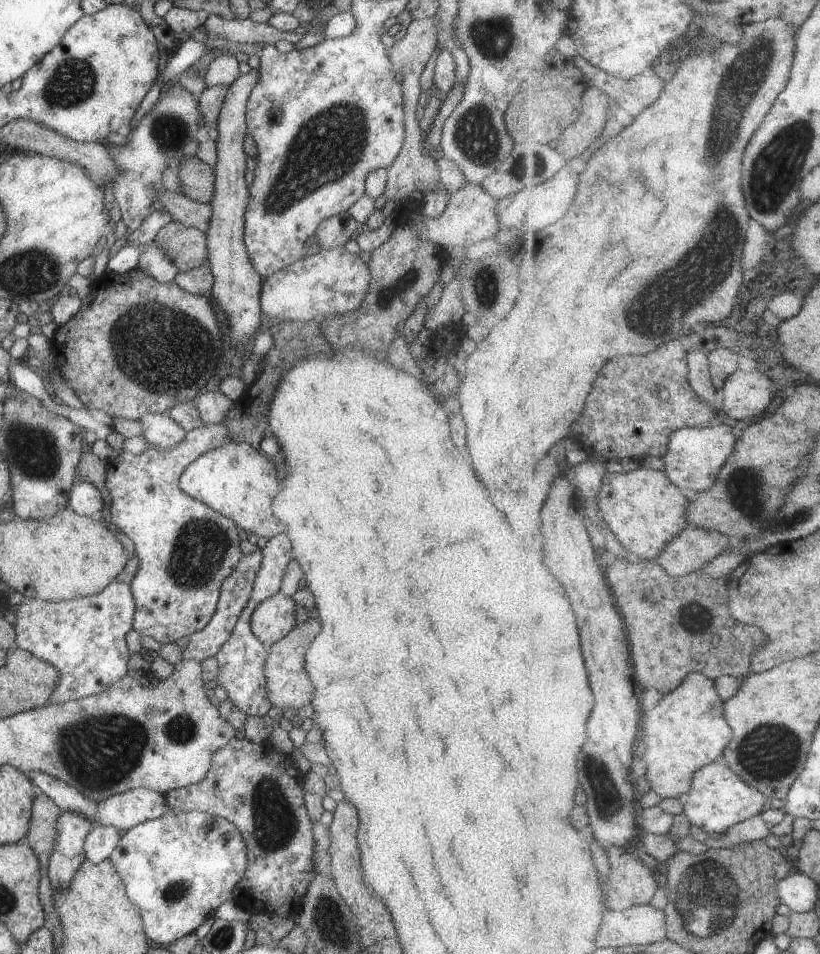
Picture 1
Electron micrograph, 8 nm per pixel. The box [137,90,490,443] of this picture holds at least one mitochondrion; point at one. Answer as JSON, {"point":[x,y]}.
{"point":[326,149]}

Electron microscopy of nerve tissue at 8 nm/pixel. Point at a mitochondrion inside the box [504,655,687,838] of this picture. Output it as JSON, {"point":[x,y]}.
{"point":[599,777]}

